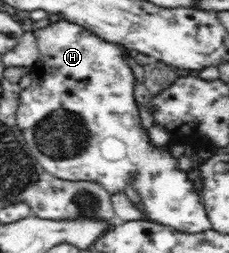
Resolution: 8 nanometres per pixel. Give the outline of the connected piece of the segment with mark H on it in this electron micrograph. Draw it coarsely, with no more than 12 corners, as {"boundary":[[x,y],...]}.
{"boundary":[[63,18],[32,29],[26,149],[61,180],[129,179],[149,221],[211,230],[153,147],[127,50]]}

